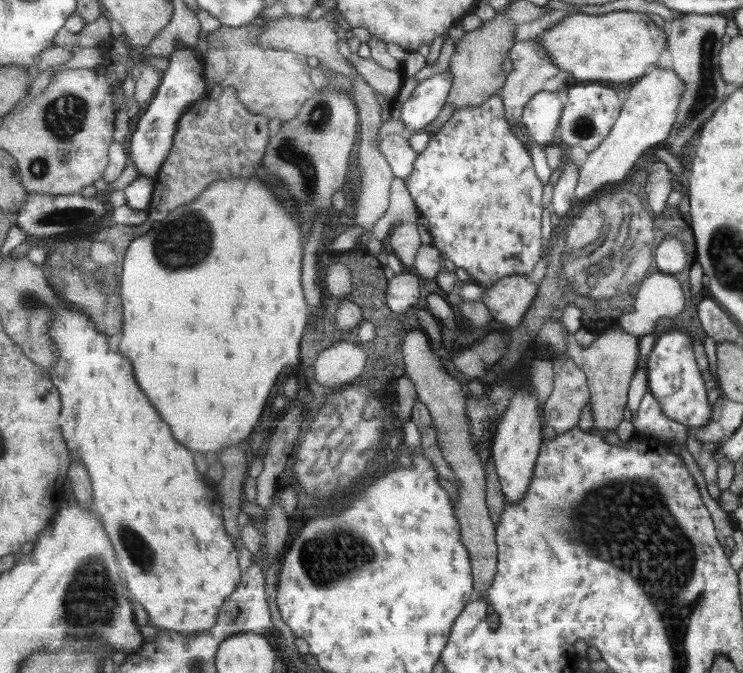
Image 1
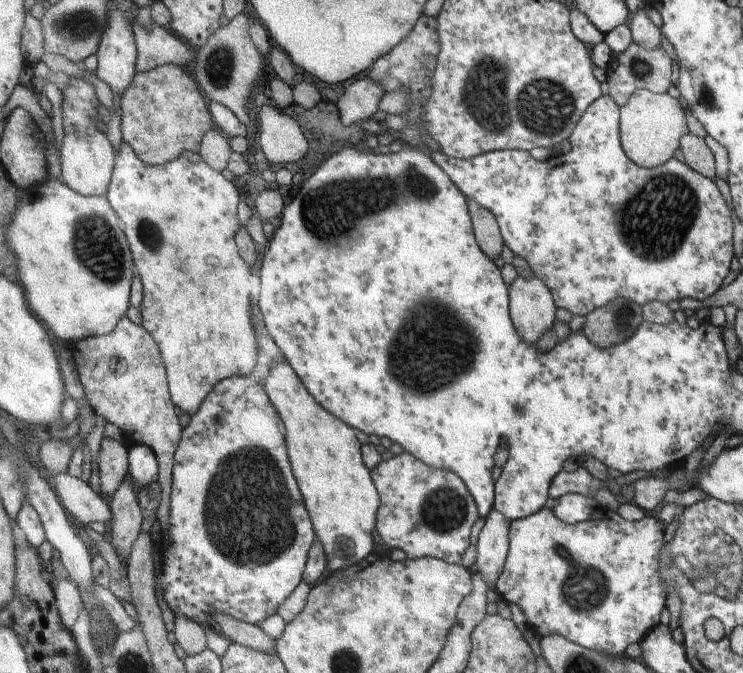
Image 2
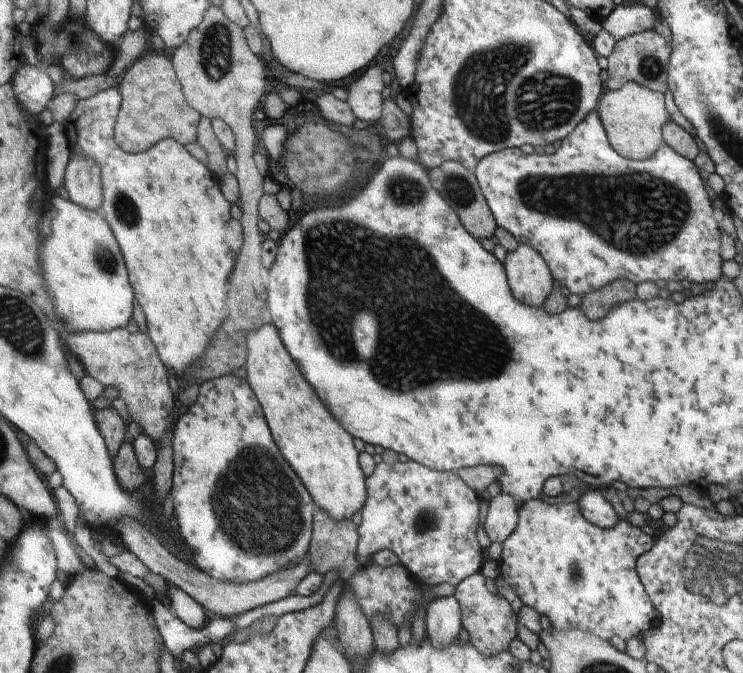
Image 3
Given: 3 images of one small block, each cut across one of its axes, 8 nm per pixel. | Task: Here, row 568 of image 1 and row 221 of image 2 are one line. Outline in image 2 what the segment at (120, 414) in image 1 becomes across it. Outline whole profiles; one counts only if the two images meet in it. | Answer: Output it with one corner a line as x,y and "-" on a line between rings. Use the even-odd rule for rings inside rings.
124,142
122,150
116,158
110,189
106,196
121,217
123,226
127,226
124,231
127,238
129,238
131,248
133,248
133,258
135,258
139,276
141,276
141,280
145,284
145,302
139,308
143,316
142,325
150,333
153,332
153,338
160,345
160,351
168,369
168,383
173,402
183,413
186,412
188,415
193,416
197,414
201,404
213,392
217,383
237,375
255,376
254,370
260,358
260,341
251,316
251,273
249,273
251,272
251,266
243,260
243,257
239,254
238,244
235,242
237,231
242,226
241,222
239,222
239,204
241,204
239,190
223,174
209,166
200,153
185,151
177,160
168,162
163,166
150,165
136,155
131,145

